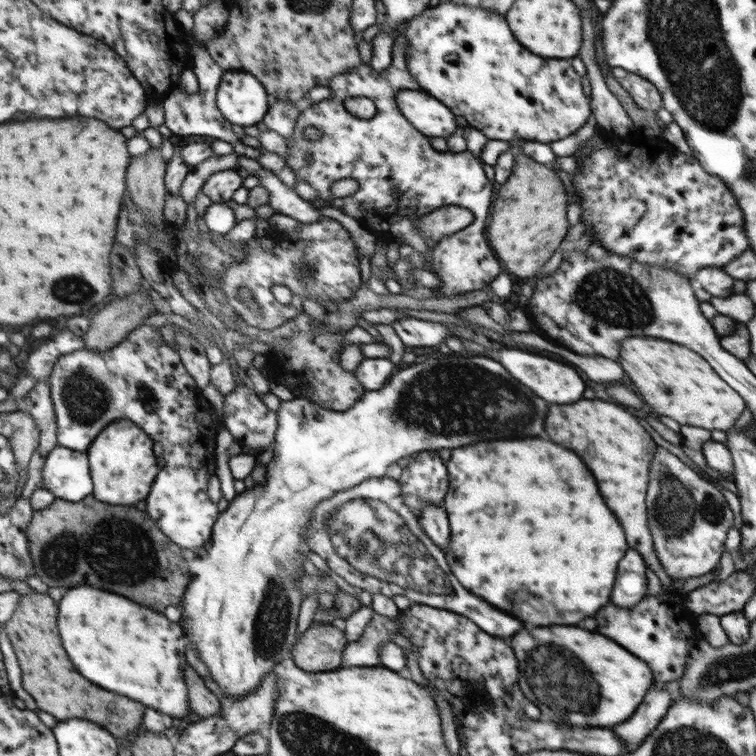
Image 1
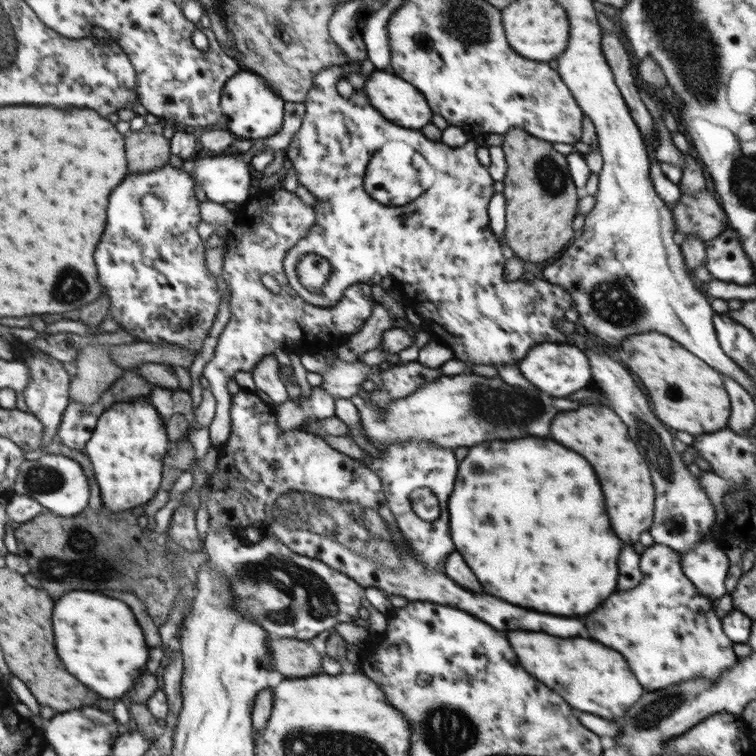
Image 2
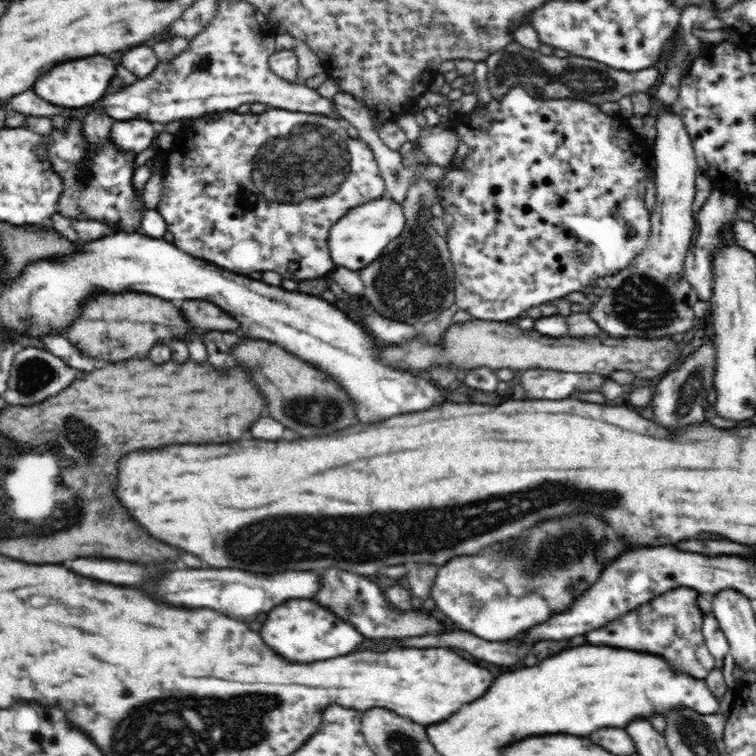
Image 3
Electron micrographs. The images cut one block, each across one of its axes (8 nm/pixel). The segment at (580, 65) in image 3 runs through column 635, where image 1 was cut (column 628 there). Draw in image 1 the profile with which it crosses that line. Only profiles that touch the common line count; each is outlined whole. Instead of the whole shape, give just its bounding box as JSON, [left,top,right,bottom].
[612,67,663,112]

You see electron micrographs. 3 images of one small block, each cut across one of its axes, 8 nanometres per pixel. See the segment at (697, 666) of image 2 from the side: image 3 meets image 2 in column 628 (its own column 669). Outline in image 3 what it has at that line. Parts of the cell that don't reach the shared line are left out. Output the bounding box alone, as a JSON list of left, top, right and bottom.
[586,586,718,680]

